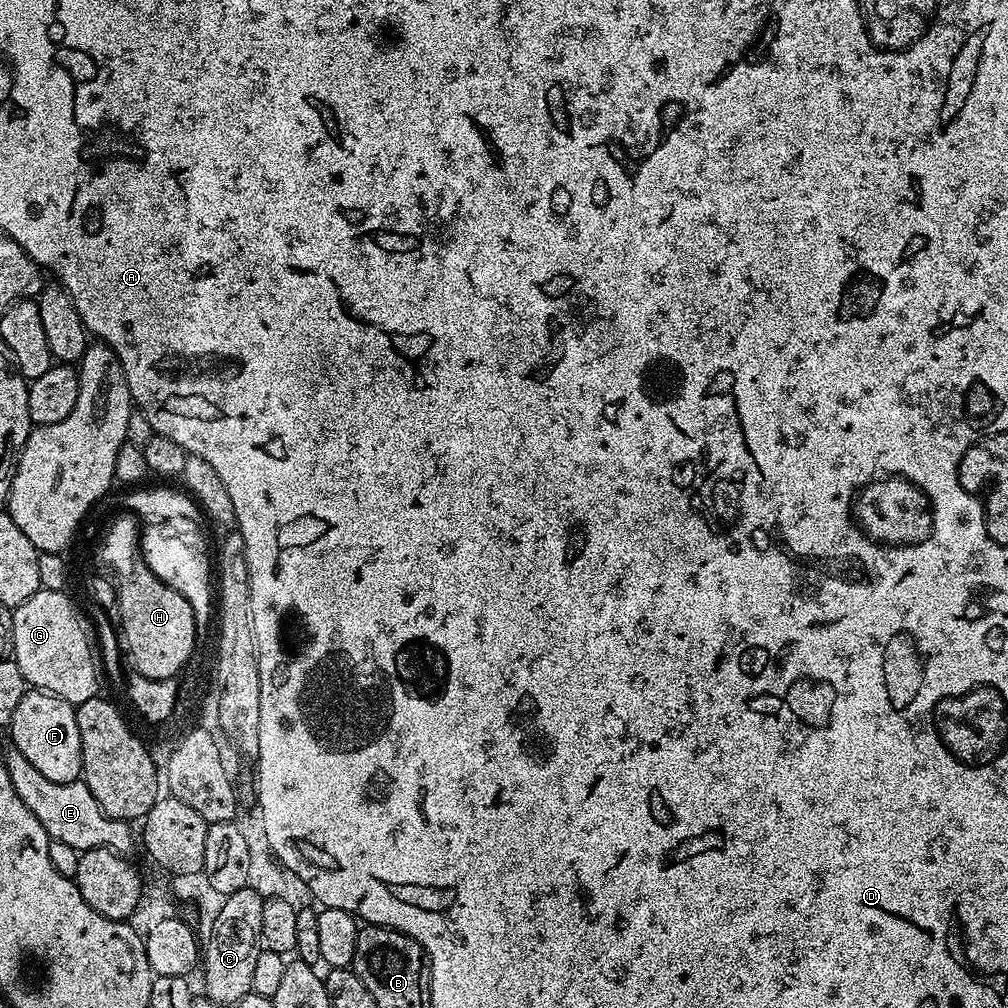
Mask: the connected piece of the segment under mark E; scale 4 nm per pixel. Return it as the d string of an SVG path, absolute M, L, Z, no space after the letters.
M8 746L2 756L2 762L10 774L10 782L14 782L14 791L18 793L18 798L22 798L22 802L26 802L26 810L30 810L30 814L34 814L34 818L38 818L38 822L42 822L49 840L66 842L66 846L74 846L78 850L109 848L111 852L121 854L128 854L128 851L131 850L133 825L129 821L113 820L111 816L107 816L102 810L102 806L94 798L94 794L90 794L83 779L65 784L50 782L50 778L38 774L38 770L34 770L34 766L30 766L30 762L26 762L26 754L22 754L22 750L18 750L14 746Z

